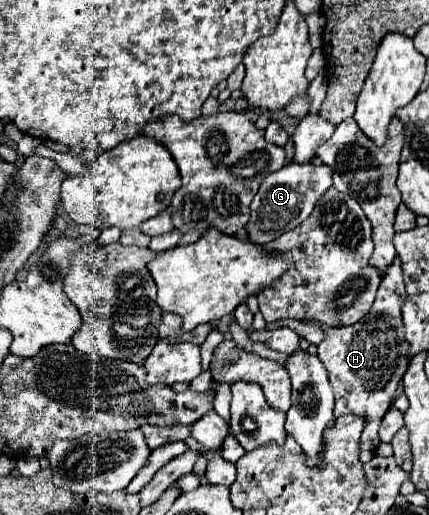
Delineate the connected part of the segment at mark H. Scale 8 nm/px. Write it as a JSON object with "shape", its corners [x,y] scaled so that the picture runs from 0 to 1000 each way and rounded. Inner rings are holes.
{"shape":[[[923,497],[923,509],[904,517],[890,536],[881,575],[867,590],[867,602],[825,633],[807,637],[760,637],[760,660],[741,668],[741,695],[765,718],[769,746],[779,753],[779,804],[848,804],[858,827],[839,850],[839,870],[872,878],[886,862],[886,819],[914,784],[914,769],[951,715],[951,664],[942,656],[937,633],[937,594],[942,594],[942,544],[937,544],[937,509]]]}

